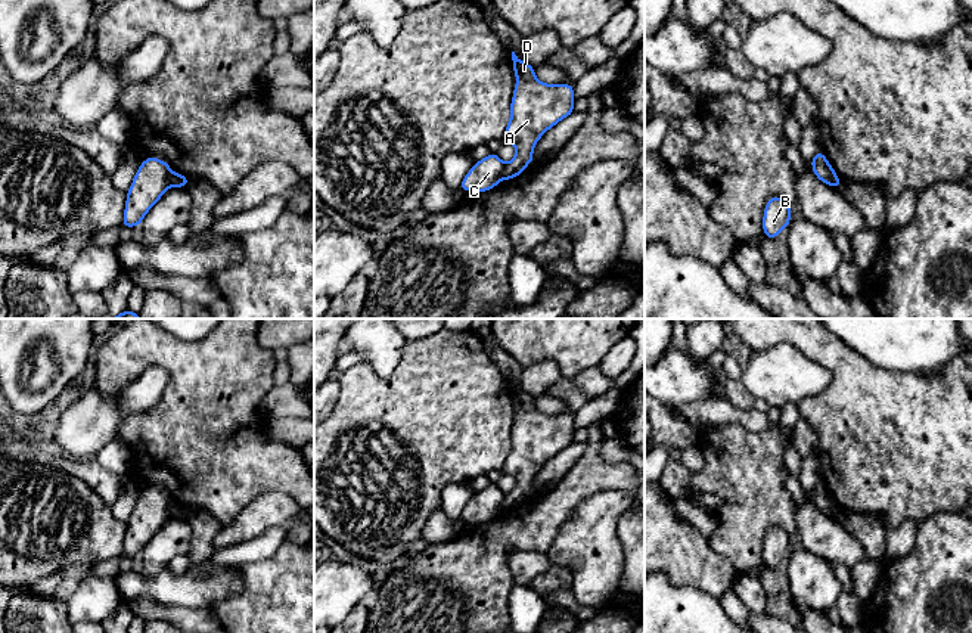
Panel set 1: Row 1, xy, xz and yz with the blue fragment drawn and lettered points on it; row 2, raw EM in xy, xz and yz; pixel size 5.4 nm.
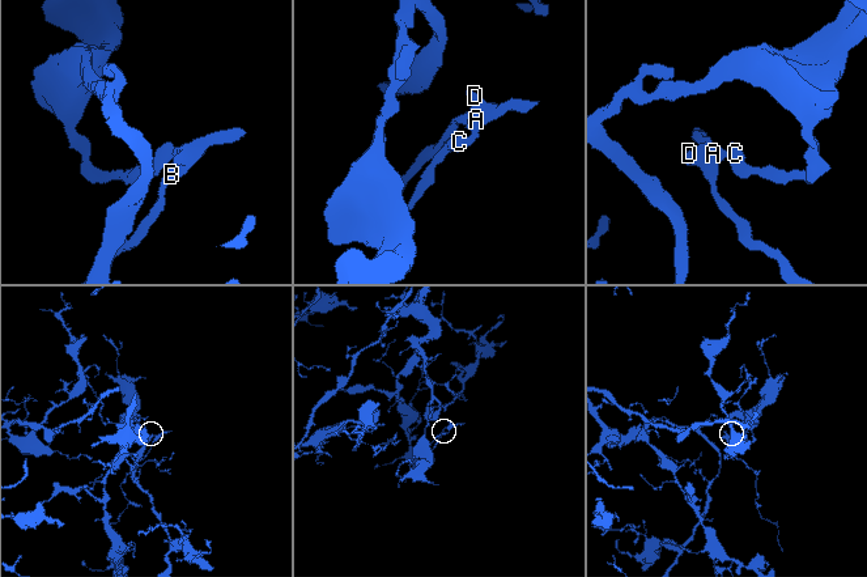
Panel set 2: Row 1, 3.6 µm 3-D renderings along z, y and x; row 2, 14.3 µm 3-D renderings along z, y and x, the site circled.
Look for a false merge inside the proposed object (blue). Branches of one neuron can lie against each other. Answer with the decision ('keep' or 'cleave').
cleave

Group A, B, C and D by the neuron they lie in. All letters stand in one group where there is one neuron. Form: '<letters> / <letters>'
A B D / C

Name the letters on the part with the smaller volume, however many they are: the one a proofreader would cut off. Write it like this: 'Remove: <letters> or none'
Remove: A, B, D

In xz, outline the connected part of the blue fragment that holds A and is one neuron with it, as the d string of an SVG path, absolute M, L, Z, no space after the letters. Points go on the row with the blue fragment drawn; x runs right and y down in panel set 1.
M512 52L516 86L510 102L510 120L501 142L512 143L516 153L506 162L501 179L510 180L522 174L534 161L534 146L541 136L563 118L574 114L574 86L546 84L534 72L534 66Z

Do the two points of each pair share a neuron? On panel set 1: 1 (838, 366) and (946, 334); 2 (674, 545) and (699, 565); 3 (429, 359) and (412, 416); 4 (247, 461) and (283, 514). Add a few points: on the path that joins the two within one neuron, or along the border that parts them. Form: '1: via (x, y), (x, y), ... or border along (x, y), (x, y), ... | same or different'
1: border along (838, 337), (872, 362), (898, 371) | different
2: via (680, 551), (693, 562) | same
3: via (429, 374), (429, 399), (427, 402) | same
4: border along (298, 503), (283, 493), (264, 492), (239, 512) | different

